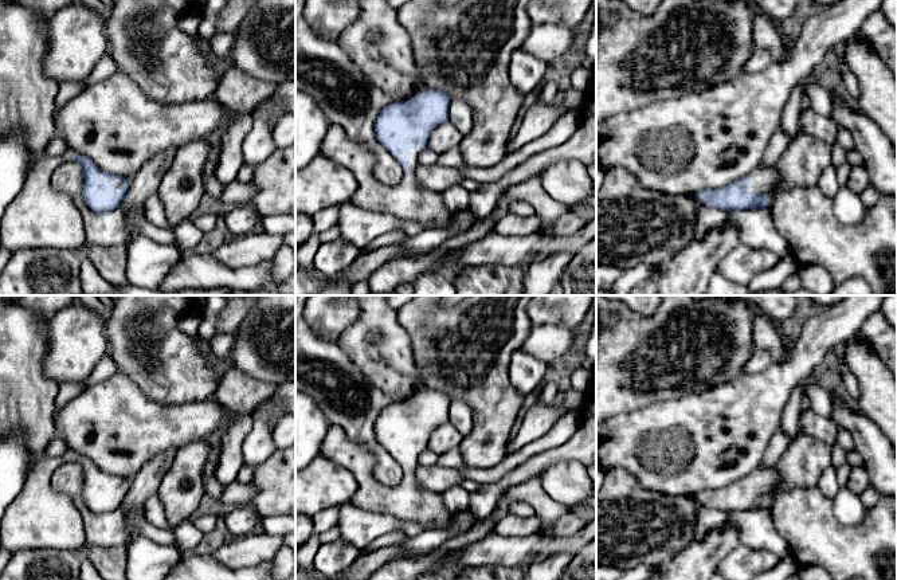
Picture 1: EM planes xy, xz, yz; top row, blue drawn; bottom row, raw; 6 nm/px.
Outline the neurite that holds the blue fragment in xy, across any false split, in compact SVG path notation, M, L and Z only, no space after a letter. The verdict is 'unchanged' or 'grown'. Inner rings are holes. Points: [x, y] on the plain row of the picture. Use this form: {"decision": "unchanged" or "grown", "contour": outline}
{"decision": "grown", "contour": "M75 450L52 458L39 459L28 471L24 487L15 501L7 508L0 521L0 542L9 552L36 549L70 549L78 550L83 541L82 517L71 498L56 491L51 485L52 474L68 462L75 462L83 471L83 499L97 513L121 509L130 481L118 478L99 470L87 456Z"}

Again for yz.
{"decision": "grown", "contour": "M759 466L749 475L725 487L694 495L701 503L720 512L768 510L773 525L787 541L799 567L824 568L831 580L897 580L897 498L881 497L857 525L842 525L833 513L833 501L818 487L792 487L772 494L780 485L775 466Z"}

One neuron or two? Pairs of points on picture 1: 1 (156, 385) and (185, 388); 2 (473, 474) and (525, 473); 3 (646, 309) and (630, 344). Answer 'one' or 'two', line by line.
1: one
2: two
3: two

